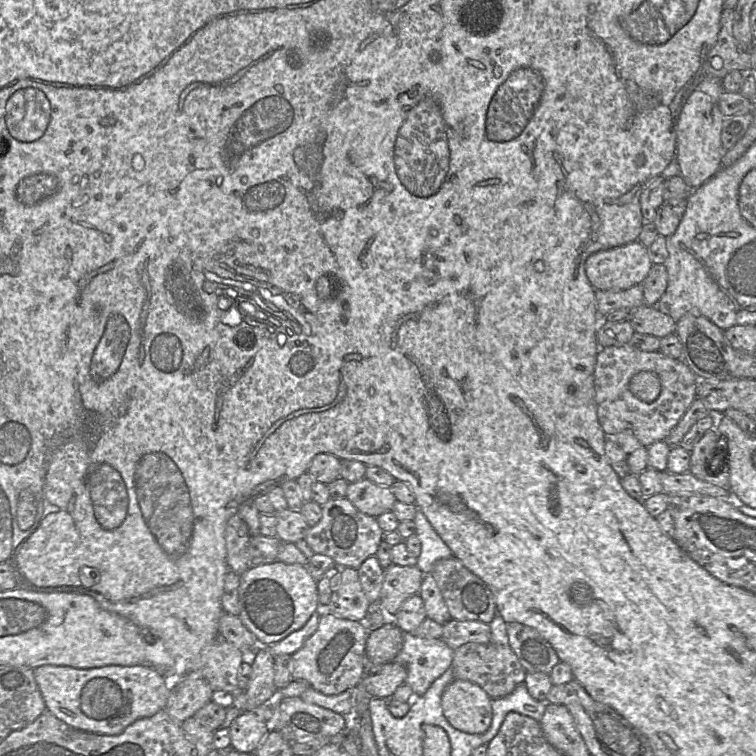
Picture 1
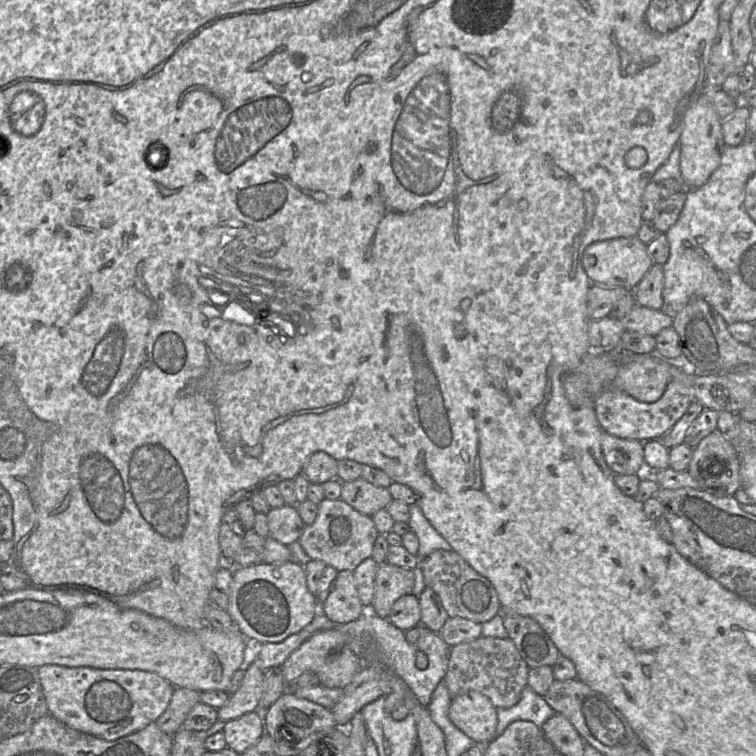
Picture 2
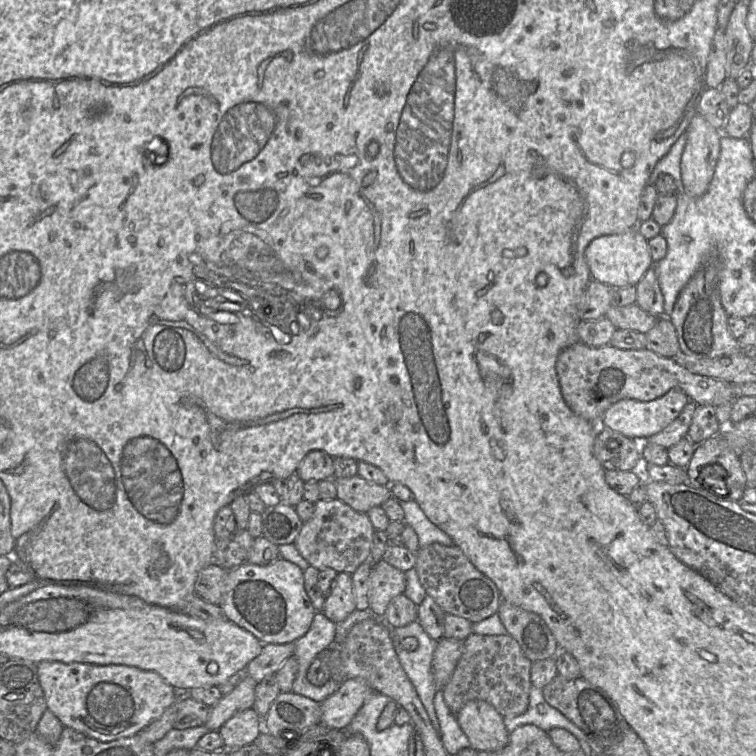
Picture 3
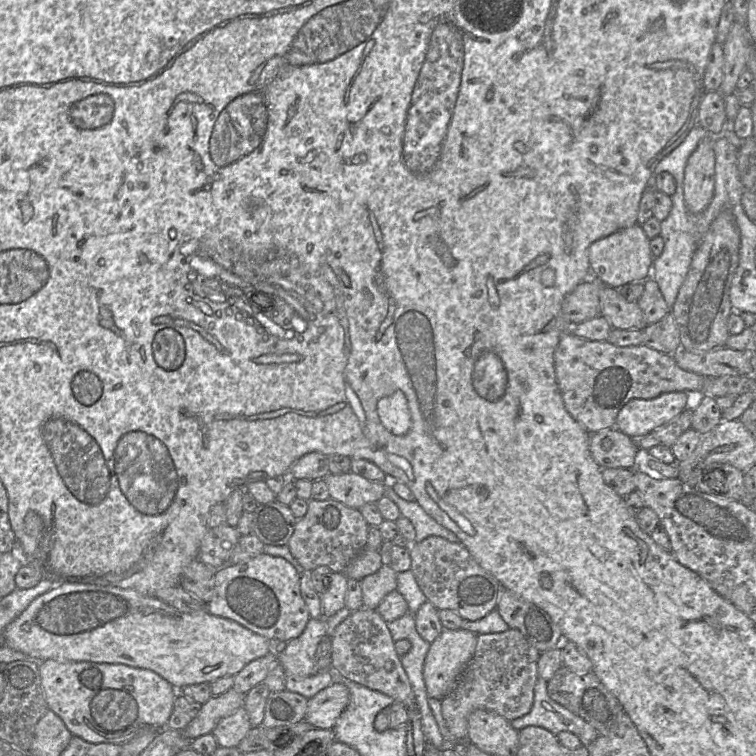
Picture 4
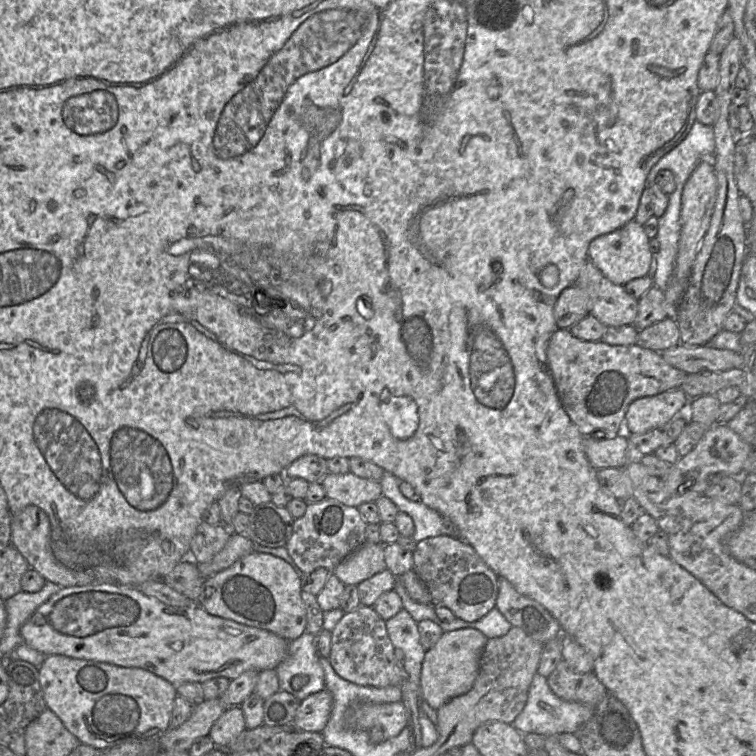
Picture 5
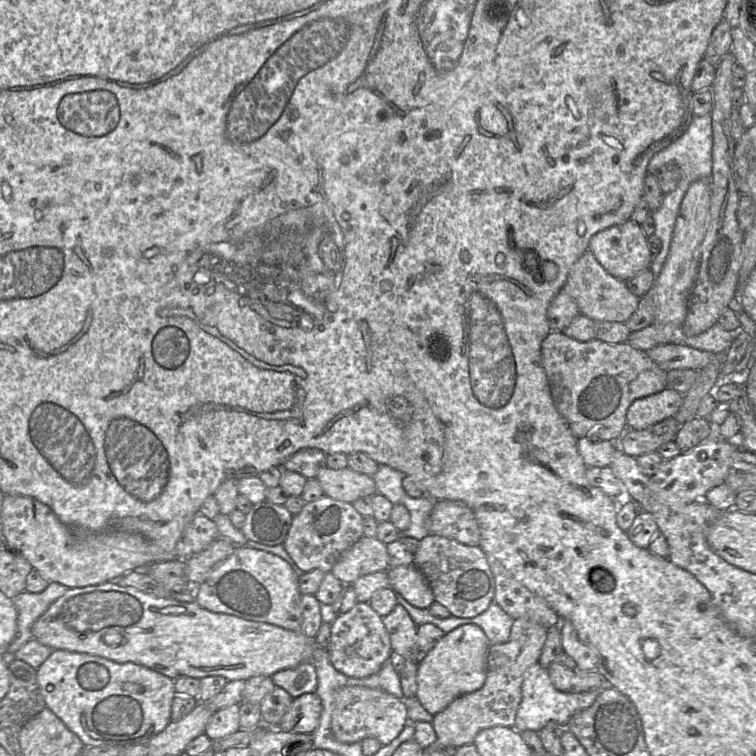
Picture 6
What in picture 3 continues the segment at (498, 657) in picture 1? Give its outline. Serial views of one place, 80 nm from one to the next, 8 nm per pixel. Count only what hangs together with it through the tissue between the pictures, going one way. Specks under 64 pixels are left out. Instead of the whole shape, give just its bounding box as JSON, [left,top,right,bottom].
[443,634,531,717]

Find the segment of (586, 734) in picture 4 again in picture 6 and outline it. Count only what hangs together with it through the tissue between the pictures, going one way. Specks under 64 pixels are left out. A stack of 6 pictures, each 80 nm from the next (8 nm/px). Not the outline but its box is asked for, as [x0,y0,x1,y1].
[514,663,602,732]

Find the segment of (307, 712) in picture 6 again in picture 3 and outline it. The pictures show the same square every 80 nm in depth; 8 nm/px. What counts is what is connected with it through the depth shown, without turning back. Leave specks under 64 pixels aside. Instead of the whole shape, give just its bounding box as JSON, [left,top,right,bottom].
[321,678,373,730]

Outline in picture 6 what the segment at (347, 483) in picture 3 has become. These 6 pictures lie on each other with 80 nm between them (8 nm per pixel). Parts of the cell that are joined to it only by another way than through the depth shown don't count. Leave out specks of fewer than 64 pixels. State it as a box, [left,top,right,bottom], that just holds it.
[316,466,377,504]

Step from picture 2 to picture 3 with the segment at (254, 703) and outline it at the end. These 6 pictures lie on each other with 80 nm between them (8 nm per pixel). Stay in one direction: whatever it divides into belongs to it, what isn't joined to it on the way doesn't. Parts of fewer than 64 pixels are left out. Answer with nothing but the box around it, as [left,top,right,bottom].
[204,674,257,731]

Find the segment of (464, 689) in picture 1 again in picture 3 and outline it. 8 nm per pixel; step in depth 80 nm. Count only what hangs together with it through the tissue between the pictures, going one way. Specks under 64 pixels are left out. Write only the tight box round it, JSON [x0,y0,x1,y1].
[456,700,509,752]

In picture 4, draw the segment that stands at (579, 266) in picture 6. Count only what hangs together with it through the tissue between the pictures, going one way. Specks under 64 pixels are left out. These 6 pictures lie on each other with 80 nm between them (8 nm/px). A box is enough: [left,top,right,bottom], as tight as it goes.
[598,284,647,330]

